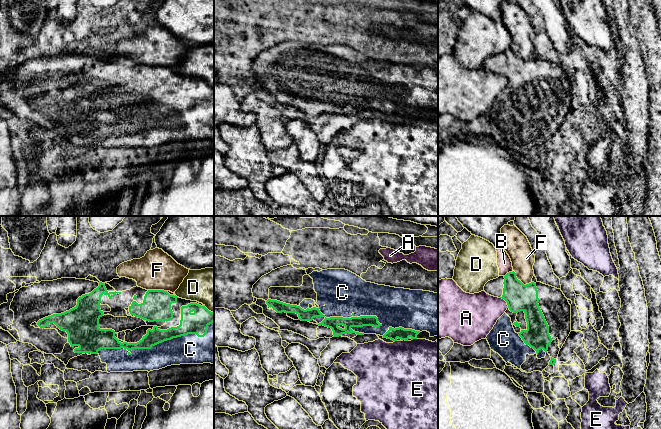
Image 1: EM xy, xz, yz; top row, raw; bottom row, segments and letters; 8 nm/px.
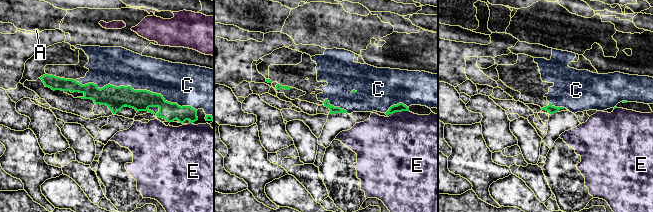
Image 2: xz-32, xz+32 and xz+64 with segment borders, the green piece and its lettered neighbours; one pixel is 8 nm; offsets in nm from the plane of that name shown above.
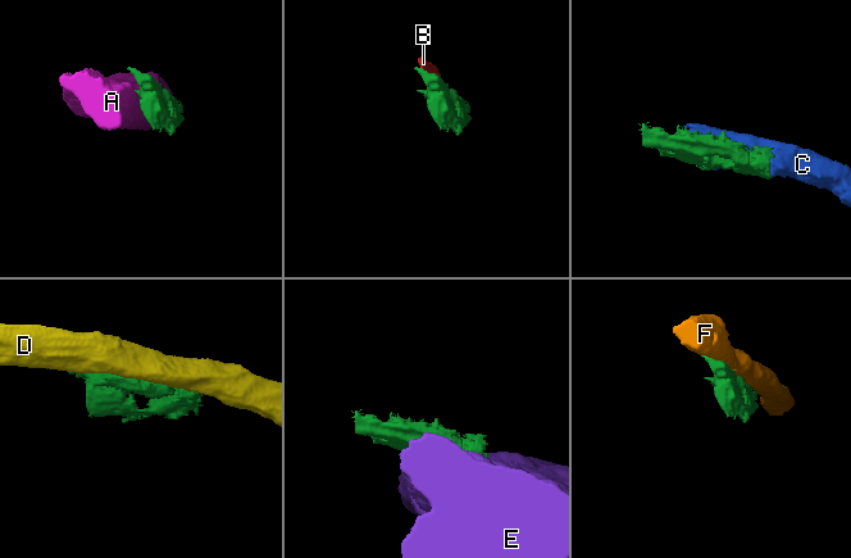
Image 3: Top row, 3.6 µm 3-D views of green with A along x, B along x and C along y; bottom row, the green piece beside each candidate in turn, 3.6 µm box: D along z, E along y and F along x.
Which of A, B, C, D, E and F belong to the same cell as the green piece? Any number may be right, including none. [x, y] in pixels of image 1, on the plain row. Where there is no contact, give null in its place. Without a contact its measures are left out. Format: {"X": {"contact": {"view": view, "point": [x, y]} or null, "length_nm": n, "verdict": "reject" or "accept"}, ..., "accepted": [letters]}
{"A": {"contact": {"view": "yz", "point": [506, 77]}, "length_nm": 110, "verdict": "reject"}, "B": {"contact": {"view": "yz", "point": [509, 48]}, "length_nm": 90, "verdict": "reject"}, "C": {"contact": {"view": "xz", "point": [348, 94]}, "length_nm": 550, "verdict": "accept"}, "D": {"contact": {"view": "xy", "point": [176, 72]}, "length_nm": 40, "verdict": "reject"}, "E": {"contact": {"view": "xz", "point": [414, 114]}, "length_nm": 40, "verdict": "reject"}, "F": {"contact": {"view": "yz", "point": [519, 56]}, "length_nm": 180, "verdict": "reject"}, "accepted": ["C"]}

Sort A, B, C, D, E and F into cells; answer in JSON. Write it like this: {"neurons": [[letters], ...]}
{"neurons": [["A"], ["B", "D"], ["C"], ["E"], ["F"]]}

